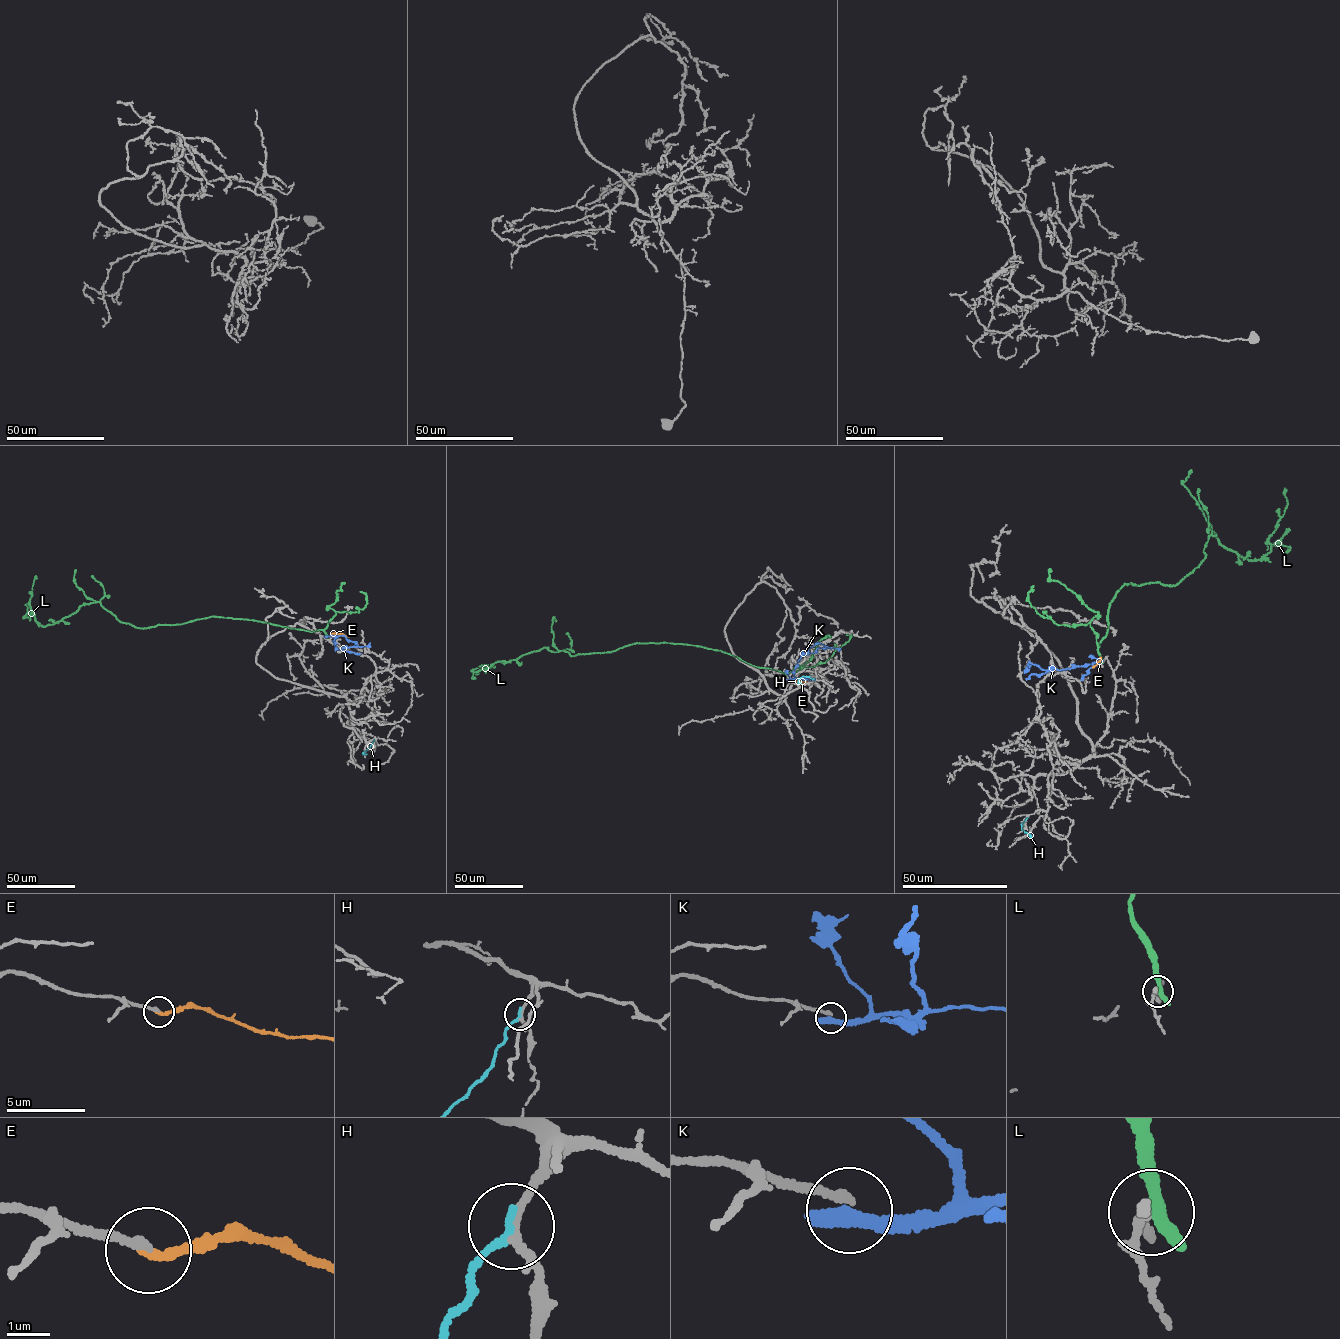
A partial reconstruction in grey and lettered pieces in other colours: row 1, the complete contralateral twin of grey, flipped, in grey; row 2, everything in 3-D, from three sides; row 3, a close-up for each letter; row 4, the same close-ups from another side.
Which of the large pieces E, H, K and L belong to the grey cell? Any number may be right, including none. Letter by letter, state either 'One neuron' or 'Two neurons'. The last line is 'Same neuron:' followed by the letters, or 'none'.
E: One neuron
H: Two neurons
K: Two neurons
L: Two neurons
Same neuron: E

